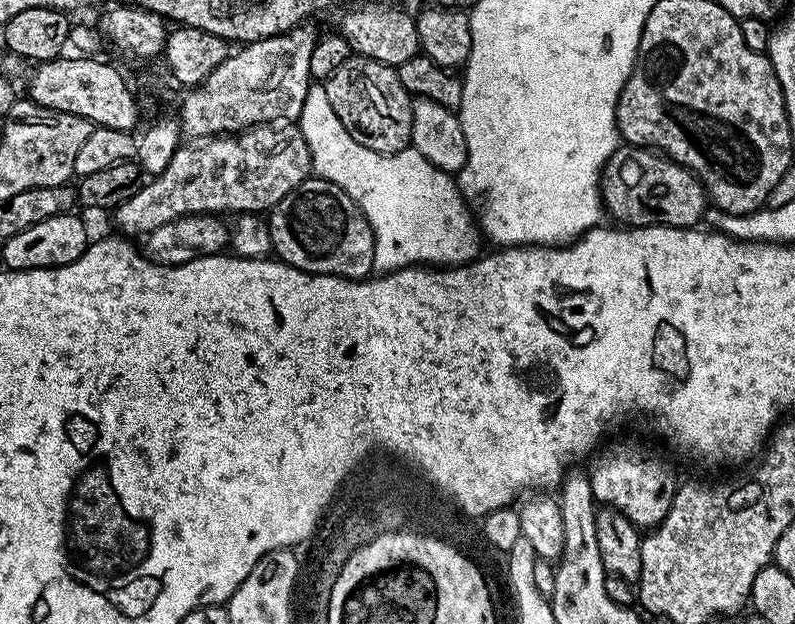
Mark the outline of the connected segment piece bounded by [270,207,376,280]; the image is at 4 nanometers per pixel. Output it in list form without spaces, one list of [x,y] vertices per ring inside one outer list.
[[[363,207],[354,208],[348,216],[342,218],[340,230],[348,230],[348,232],[340,232],[332,236],[332,256],[328,260],[310,260],[310,254],[306,254],[306,250],[296,242],[290,228],[292,226],[288,216],[270,216],[271,251],[284,263],[303,272],[312,272],[316,276],[344,276],[348,280],[365,279],[373,271],[376,233],[372,231],[372,224],[366,218]]]

